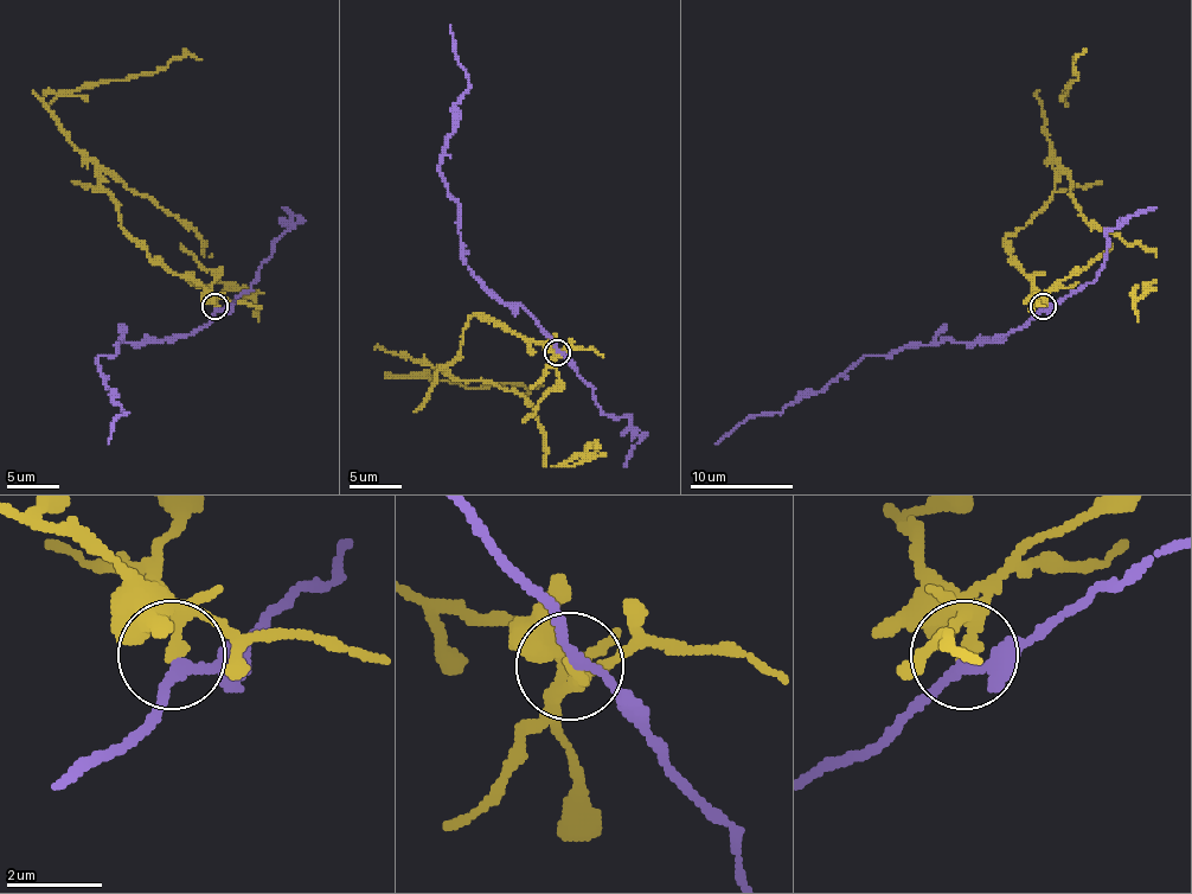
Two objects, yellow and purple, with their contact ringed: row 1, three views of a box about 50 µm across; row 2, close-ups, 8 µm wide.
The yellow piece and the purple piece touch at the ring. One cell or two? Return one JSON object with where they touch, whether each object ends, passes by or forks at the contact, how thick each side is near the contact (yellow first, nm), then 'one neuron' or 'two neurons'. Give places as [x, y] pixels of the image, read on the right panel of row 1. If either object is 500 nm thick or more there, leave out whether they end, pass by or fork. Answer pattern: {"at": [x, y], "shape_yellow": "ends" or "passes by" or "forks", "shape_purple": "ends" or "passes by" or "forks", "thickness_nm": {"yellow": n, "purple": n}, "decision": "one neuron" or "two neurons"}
{"at": [1043, 306], "shape_yellow": "ends", "shape_purple": "passes by", "thickness_nm": {"yellow": 280, "purple": 180}, "decision": "two neurons"}

